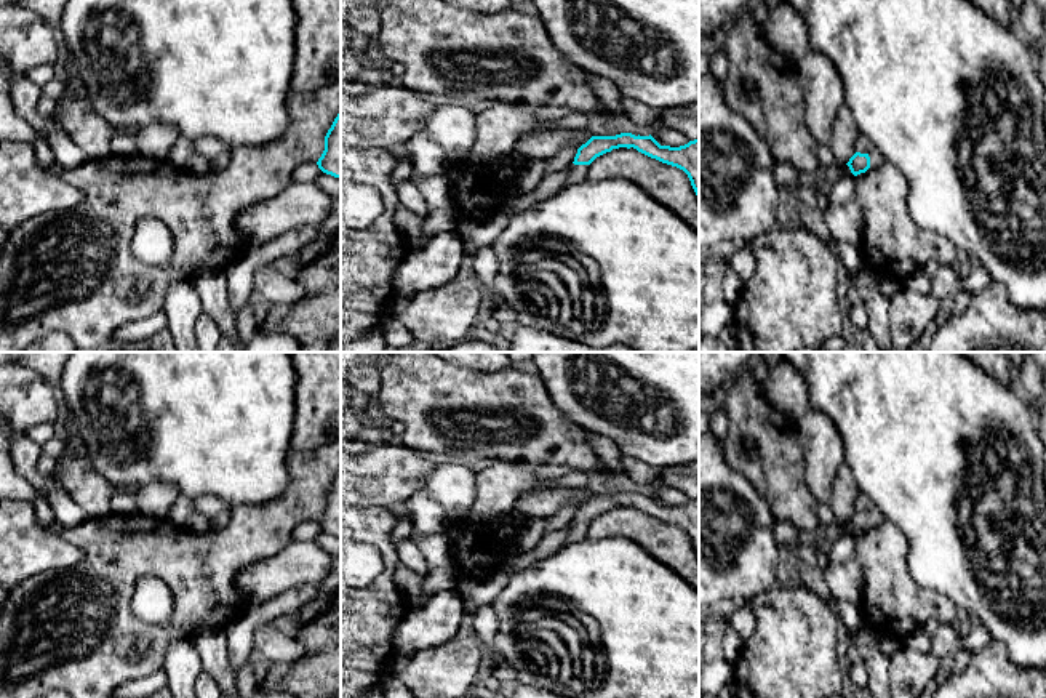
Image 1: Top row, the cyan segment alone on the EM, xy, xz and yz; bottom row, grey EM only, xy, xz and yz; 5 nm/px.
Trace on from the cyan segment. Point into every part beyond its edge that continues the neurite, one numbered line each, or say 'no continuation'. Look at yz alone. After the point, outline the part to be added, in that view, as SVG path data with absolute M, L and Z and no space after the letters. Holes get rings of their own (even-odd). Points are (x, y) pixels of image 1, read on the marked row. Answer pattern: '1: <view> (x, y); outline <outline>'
1: yz (877, 159); outline M876 149L868 152L868 157L870 157L870 168L868 170L875 170L888 162Z

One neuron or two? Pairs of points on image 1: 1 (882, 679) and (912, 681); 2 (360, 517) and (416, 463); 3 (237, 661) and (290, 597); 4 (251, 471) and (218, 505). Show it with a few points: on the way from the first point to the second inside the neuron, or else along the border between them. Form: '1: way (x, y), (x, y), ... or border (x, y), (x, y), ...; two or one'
1: border (891, 658), (888, 681); two
2: border (357, 505), (386, 508); two
3: way (240, 642), (240, 633), (259, 613), (271, 609); one
4: border (195, 498), (216, 495), (231, 508); two

